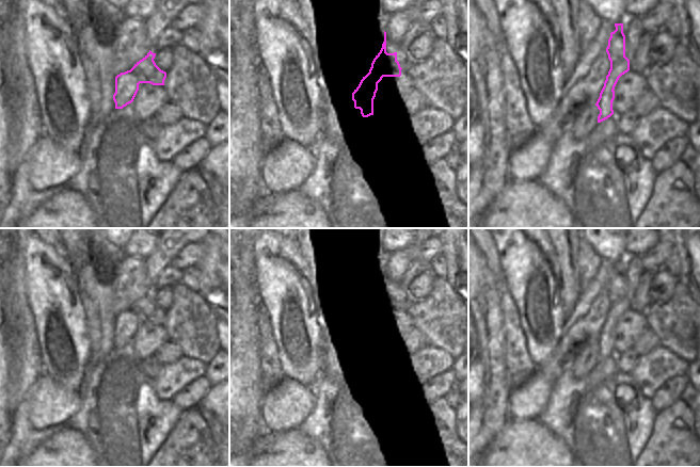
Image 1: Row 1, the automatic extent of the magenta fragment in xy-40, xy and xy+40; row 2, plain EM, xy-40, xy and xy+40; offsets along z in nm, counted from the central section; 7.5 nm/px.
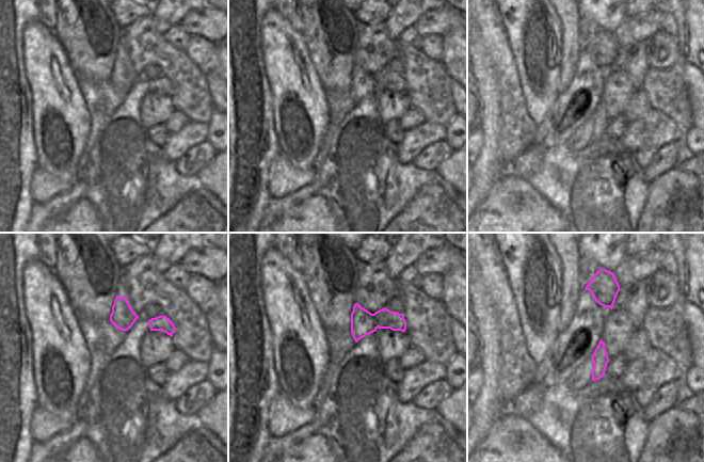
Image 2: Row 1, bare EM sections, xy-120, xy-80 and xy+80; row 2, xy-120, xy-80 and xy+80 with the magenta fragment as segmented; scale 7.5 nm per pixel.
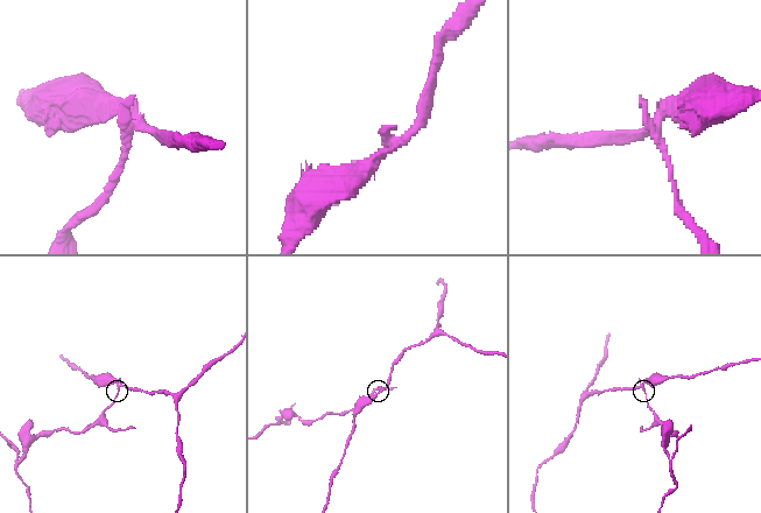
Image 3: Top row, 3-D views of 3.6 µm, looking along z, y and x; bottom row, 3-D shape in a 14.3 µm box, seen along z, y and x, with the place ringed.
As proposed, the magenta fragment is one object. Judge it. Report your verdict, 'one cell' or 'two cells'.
two cells

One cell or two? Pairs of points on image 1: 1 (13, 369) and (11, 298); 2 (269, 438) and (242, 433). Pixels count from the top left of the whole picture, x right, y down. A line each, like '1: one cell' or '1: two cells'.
1: one cell
2: two cells

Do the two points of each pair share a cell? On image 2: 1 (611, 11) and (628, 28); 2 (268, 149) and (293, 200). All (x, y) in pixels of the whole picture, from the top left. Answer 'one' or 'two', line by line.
1: two
2: two

